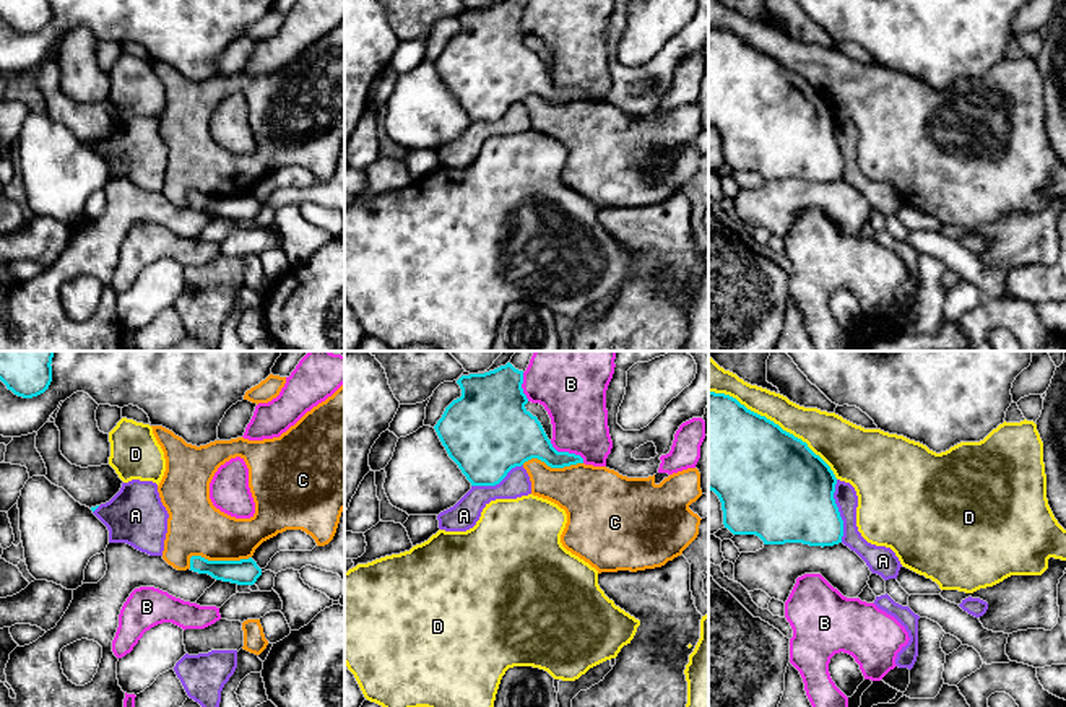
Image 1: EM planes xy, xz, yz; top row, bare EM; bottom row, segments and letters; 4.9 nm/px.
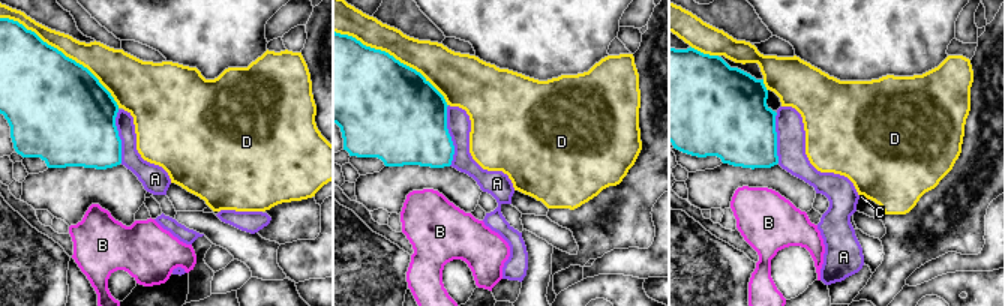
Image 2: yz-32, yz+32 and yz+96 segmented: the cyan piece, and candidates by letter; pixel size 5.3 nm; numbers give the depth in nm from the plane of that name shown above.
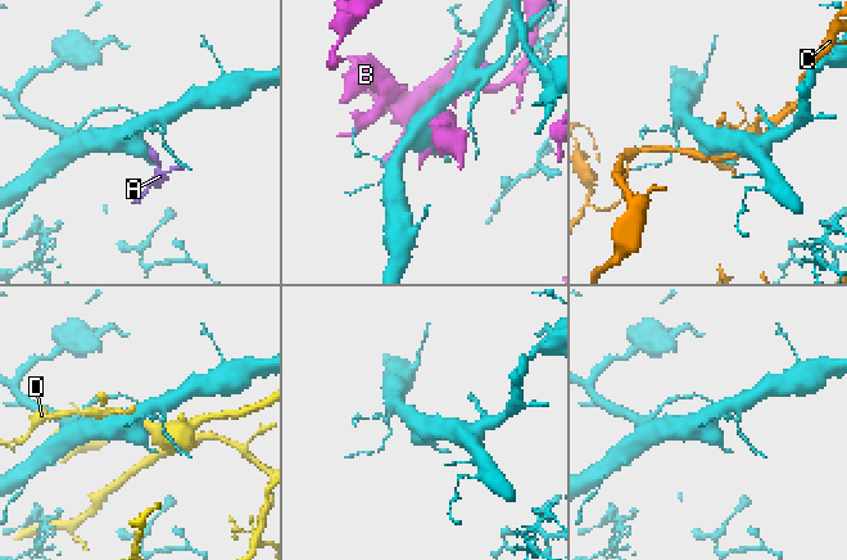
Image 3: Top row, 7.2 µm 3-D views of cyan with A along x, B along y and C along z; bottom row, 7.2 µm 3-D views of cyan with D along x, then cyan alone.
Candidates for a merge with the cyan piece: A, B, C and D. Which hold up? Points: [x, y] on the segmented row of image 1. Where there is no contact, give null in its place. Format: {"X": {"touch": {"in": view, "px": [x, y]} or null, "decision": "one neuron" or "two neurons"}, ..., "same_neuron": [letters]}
{"A": {"touch": {"in": "yz", "px": [837, 511]}, "decision": "two neurons"}, "B": {"touch": {"in": "xz", "px": [567, 452]}, "decision": "two neurons"}, "C": {"touch": {"in": "xy", "px": [215, 561]}, "decision": "two neurons"}, "D": {"touch": {"in": "yz", "px": [774, 423]}, "decision": "two neurons"}, "same_neuron": []}

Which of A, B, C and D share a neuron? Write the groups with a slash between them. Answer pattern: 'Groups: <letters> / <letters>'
Groups: A / B / C / D

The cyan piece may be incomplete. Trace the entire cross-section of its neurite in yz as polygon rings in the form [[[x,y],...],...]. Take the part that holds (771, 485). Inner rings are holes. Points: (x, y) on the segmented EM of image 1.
[[[708,392],[708,489],[718,496],[723,510],[723,525],[733,535],[756,535],[764,541],[764,544],[803,543],[822,548],[838,544],[843,536],[843,520],[834,499],[835,484],[837,478],[830,466],[819,455],[816,455],[806,442],[783,431],[765,416],[748,410],[736,398],[725,393]]]

